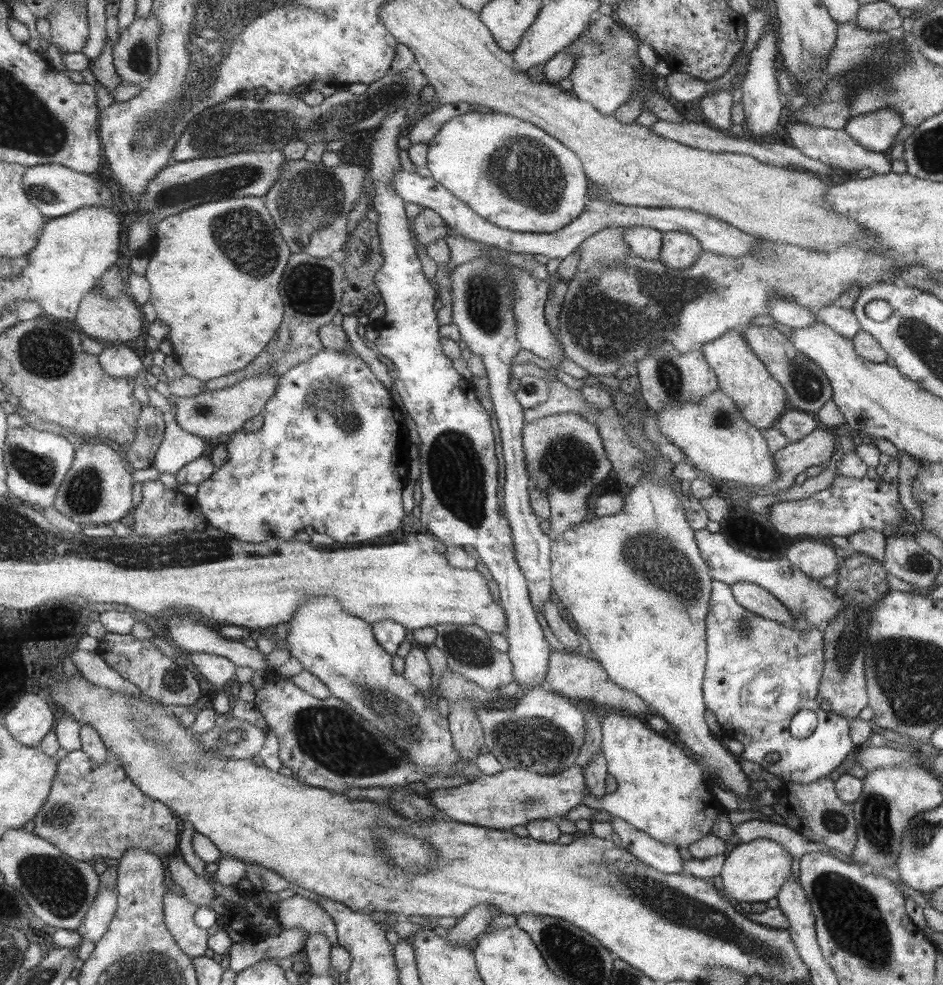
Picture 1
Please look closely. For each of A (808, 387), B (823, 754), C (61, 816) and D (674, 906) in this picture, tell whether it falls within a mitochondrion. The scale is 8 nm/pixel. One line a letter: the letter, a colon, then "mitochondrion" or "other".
A: mitochondrion
B: other
C: mitochondrion
D: mitochondrion

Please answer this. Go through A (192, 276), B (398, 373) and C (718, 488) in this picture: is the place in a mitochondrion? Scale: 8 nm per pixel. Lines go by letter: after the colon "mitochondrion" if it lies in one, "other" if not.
A: other
B: other
C: other

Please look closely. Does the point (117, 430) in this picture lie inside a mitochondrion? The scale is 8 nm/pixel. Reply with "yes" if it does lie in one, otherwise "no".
no

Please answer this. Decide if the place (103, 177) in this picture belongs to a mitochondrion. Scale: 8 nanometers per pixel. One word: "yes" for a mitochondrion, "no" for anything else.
no

